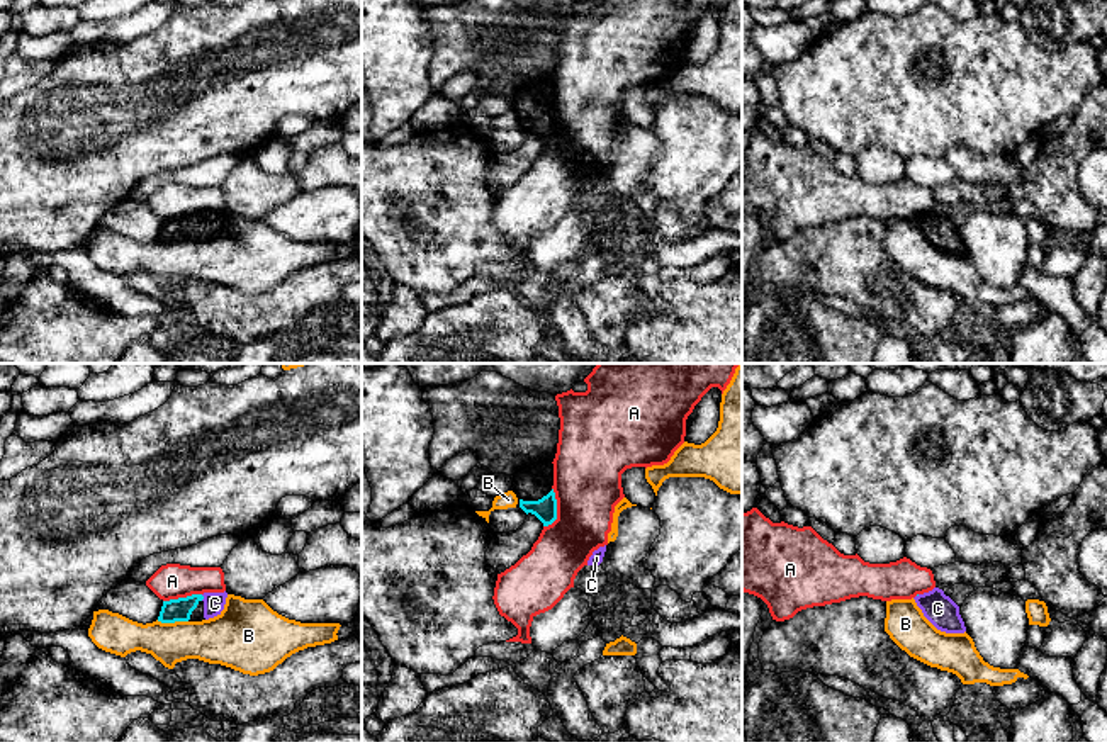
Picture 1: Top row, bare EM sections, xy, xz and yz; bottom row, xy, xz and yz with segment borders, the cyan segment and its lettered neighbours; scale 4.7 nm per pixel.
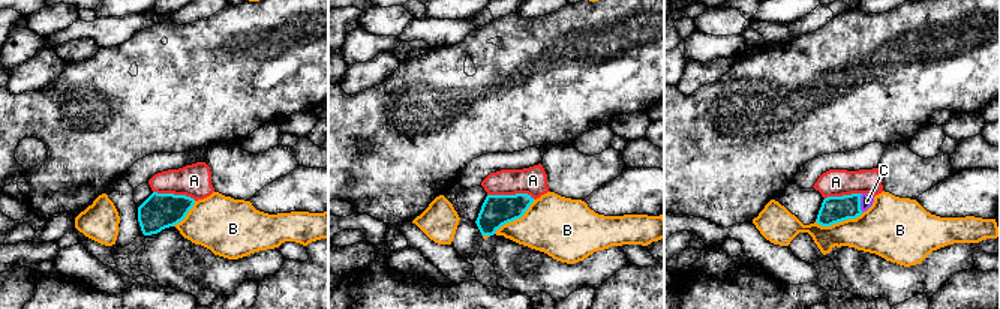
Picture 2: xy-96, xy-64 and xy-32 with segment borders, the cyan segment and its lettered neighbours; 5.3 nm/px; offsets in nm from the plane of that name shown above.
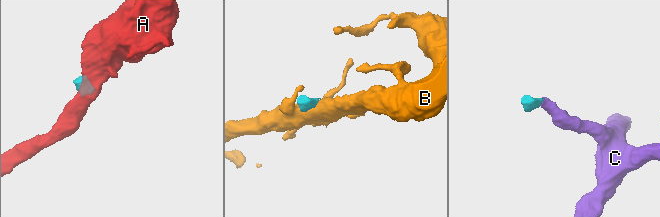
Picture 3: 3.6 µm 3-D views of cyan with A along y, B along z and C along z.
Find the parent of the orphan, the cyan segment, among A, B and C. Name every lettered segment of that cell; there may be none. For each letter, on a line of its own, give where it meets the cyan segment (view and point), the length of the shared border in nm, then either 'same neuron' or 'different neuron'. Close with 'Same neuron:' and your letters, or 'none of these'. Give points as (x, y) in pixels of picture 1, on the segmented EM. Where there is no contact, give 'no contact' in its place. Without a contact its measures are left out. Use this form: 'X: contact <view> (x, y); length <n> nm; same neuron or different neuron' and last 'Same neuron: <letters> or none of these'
A: contact xz (556, 510); length 200 nm; different neuron
B: contact xy (172, 622); length 150 nm; different neuron
C: contact xy (202, 598); length 30 nm; same neuron
Same neuron: C

